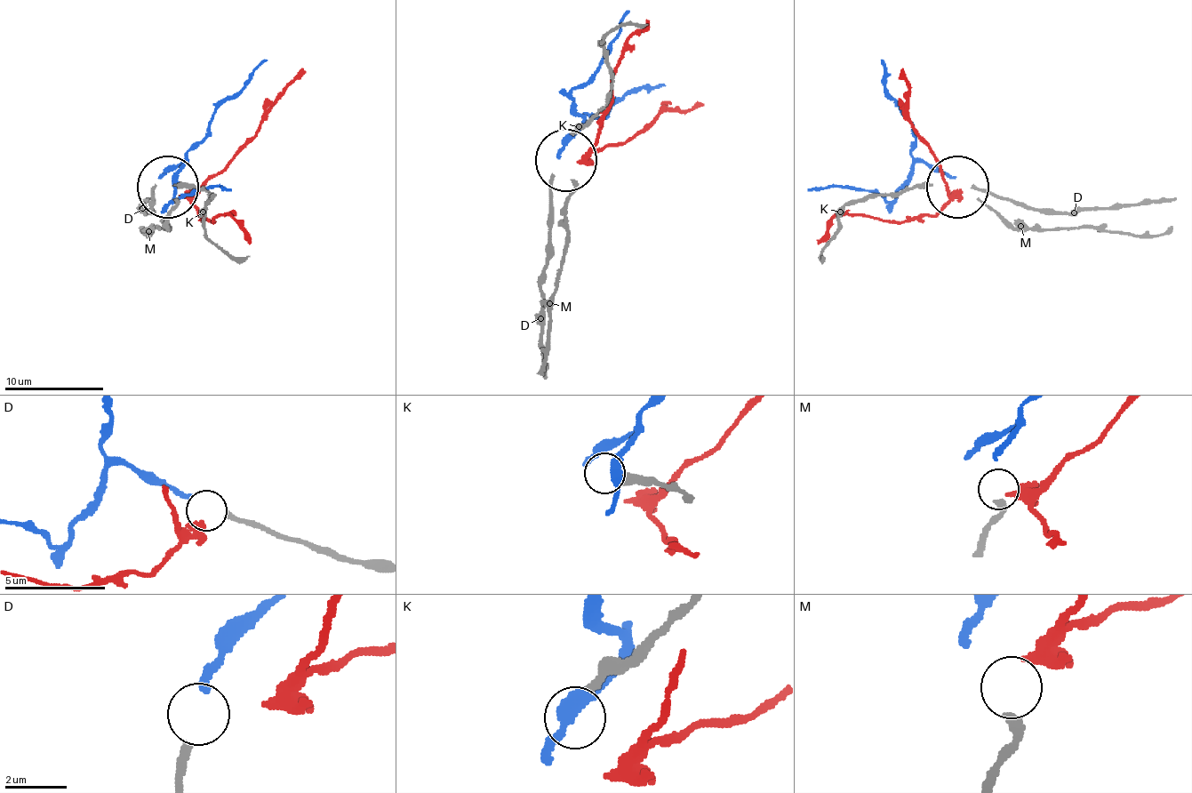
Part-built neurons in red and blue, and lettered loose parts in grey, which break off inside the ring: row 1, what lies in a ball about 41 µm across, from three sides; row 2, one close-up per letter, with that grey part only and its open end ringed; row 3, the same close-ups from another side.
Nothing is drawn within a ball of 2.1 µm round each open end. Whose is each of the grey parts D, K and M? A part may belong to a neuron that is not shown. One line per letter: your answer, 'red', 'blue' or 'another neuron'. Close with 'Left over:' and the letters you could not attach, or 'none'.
D: blue
K: another neuron
M: red
Left over: K

